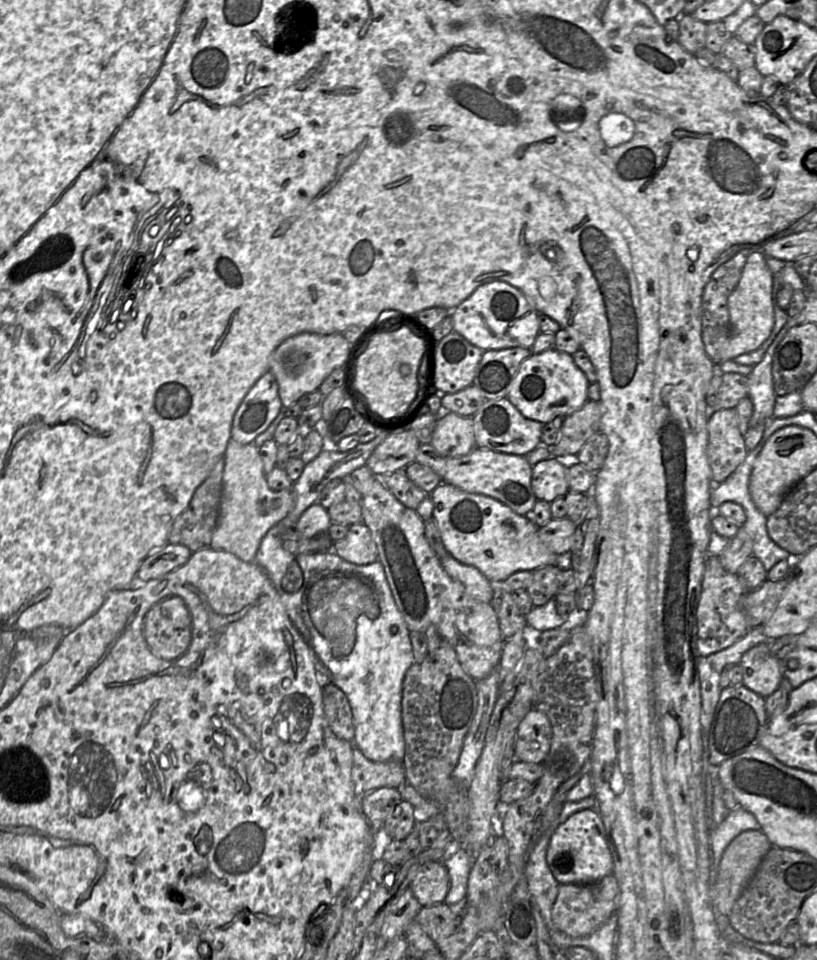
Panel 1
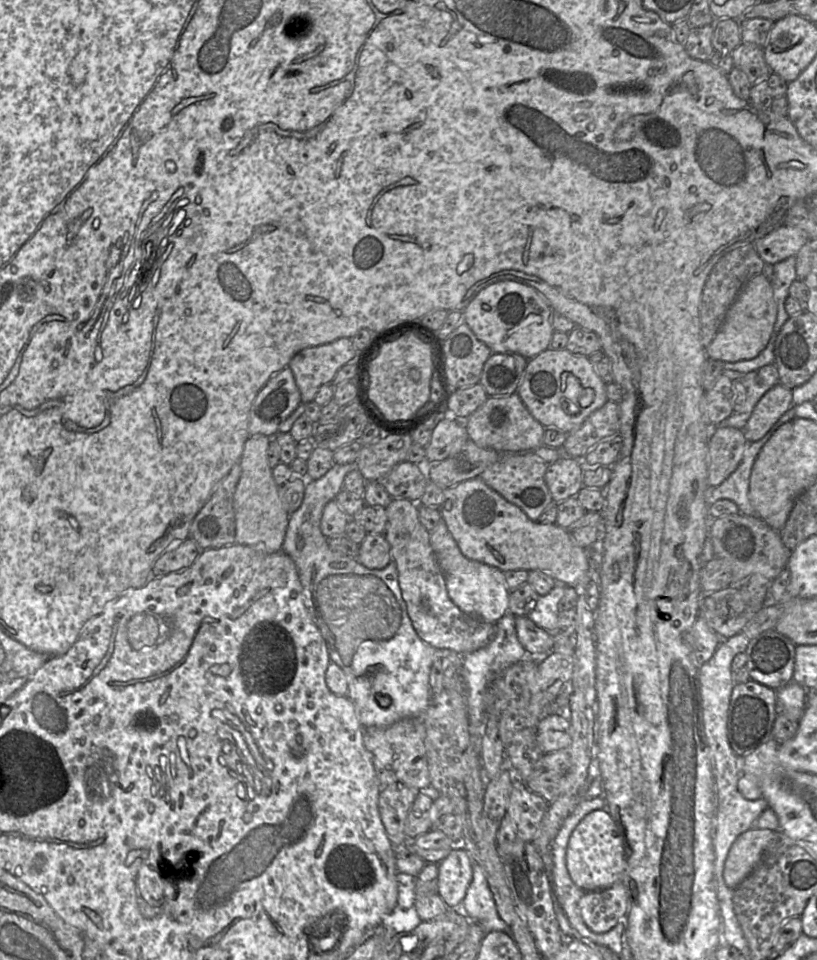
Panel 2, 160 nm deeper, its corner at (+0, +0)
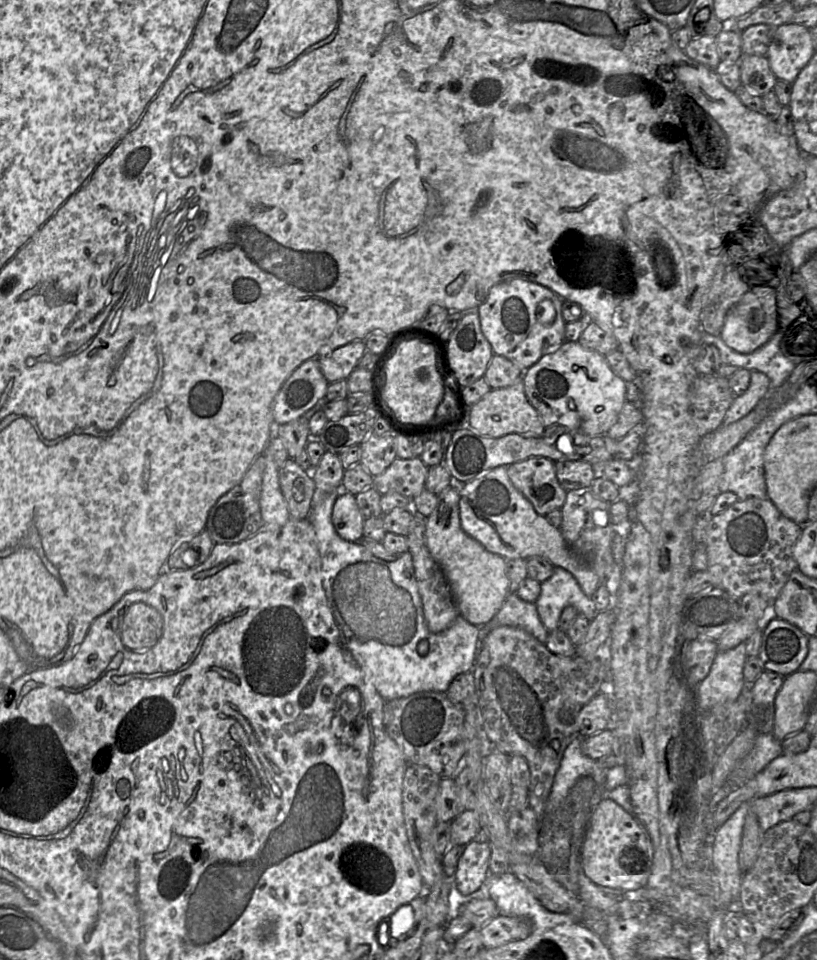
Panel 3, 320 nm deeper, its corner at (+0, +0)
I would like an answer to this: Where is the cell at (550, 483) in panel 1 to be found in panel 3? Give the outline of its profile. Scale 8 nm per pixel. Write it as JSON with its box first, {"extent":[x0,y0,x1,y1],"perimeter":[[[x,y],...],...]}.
{"extent":[555,460,598,490],"perimeter":[[[561,460],[555,462],[556,476],[561,487],[571,490],[590,489],[598,470],[583,461]]]}

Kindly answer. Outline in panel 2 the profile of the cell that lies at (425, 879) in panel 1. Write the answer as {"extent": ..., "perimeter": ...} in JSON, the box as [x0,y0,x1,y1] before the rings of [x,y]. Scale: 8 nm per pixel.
{"extent":[437,847,473,908],"perimeter":[[[462,847],[453,849],[438,863],[437,893],[448,908],[458,908],[473,875],[473,861]]]}

